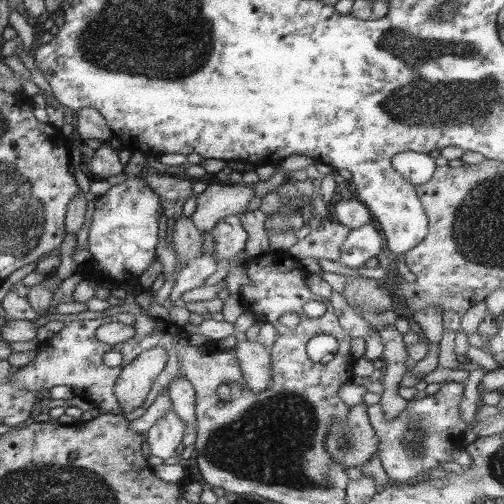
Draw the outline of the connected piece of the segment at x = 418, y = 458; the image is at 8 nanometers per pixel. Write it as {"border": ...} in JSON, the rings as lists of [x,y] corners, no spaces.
{"border":[[[444,382],[437,393],[407,401],[406,408],[391,419],[385,417],[380,403],[367,405],[369,421],[379,438],[378,458],[391,483],[424,480],[429,468],[440,468],[442,463],[452,461],[451,450],[464,447],[462,436],[467,422],[459,409],[464,389],[462,382]]]}

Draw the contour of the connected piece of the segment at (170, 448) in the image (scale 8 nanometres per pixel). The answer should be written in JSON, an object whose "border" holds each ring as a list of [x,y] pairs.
{"border":[[[173,409],[158,419],[148,430],[147,442],[151,454],[163,458],[164,461],[166,458],[174,456],[176,447],[182,442],[184,426],[185,424],[177,417]]]}

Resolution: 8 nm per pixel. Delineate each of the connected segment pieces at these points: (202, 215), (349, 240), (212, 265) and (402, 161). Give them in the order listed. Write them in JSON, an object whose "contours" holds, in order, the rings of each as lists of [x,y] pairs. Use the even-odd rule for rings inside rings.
{"contours":[[[[208,184],[202,193],[197,194],[197,209],[190,217],[204,234],[226,215],[239,215],[247,210],[250,200],[255,197],[253,185]]],[[[375,222],[351,230],[341,248],[339,262],[344,266],[364,268],[369,258],[378,256],[385,248],[385,238]]],[[[199,254],[191,258],[180,270],[169,298],[172,301],[178,300],[184,292],[204,286],[204,281],[213,276],[217,270],[218,262],[210,254]]],[[[412,151],[400,152],[392,160],[393,167],[414,186],[428,182],[436,170],[435,158]]]]}

